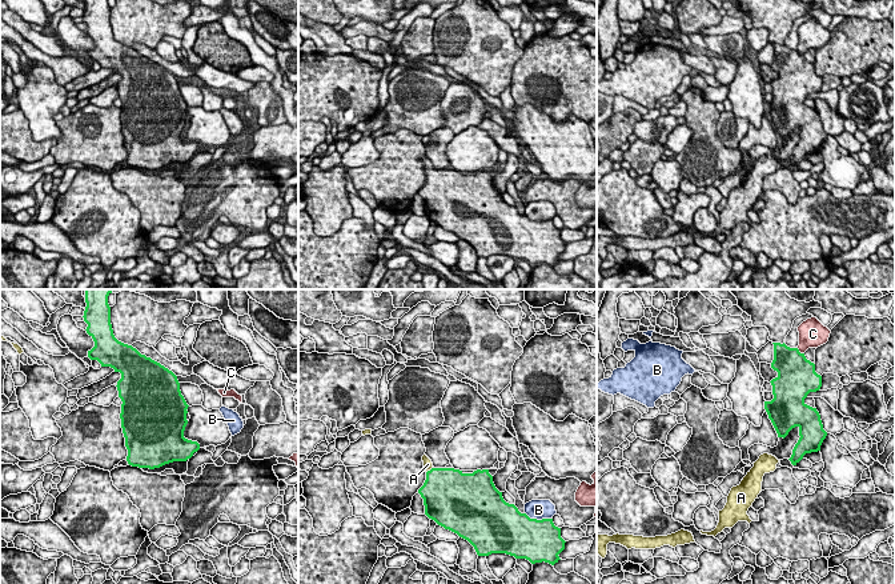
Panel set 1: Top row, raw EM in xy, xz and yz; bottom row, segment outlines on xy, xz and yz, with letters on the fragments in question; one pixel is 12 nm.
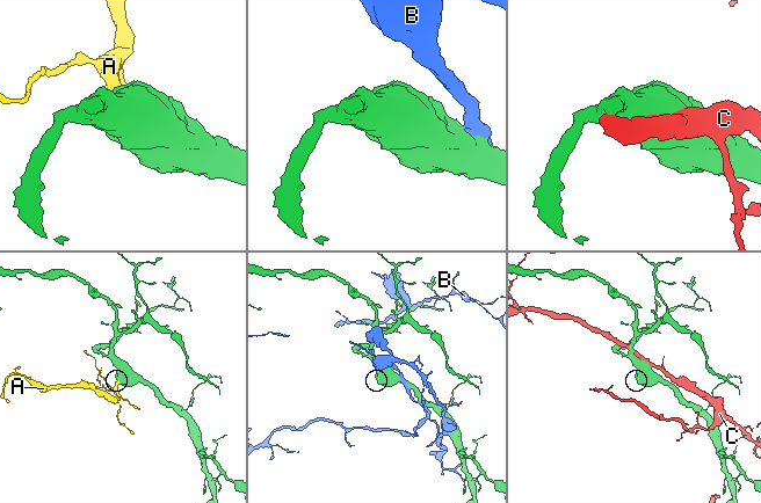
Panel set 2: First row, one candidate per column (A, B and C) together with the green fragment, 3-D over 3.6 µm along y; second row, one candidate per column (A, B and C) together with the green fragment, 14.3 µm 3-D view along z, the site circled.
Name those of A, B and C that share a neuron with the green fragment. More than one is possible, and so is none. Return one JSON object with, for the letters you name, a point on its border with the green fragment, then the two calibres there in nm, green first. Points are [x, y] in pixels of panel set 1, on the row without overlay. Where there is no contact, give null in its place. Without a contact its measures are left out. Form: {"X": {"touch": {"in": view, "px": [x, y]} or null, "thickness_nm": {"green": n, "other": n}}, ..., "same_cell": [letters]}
{"A": {"touch": {"in": "xz", "px": [430, 171]}, "thickness_nm": {"green": 440, "other": 120}}, "same_cell": ["A"]}

